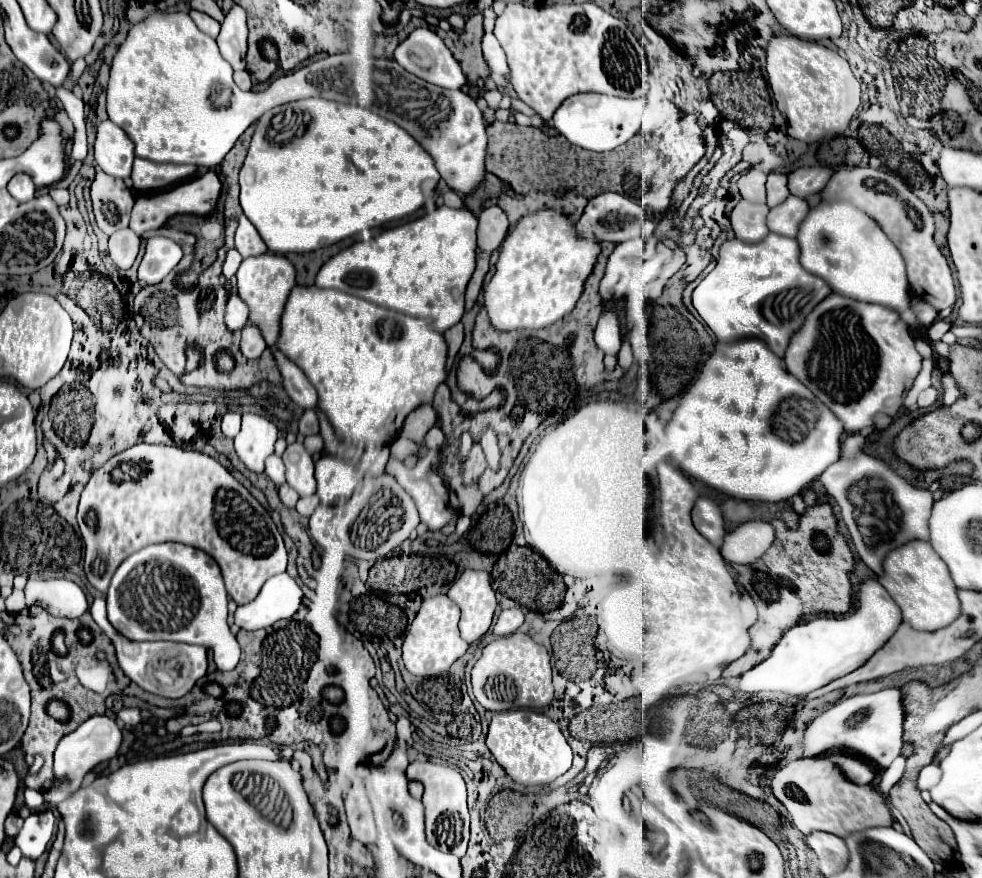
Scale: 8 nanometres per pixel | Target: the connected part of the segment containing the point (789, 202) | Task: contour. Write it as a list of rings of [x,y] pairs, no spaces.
[[[787,197],[781,205],[771,207],[767,215],[767,227],[769,231],[785,237],[797,237],[797,229],[801,221],[805,219],[805,213],[809,211],[809,205],[801,197]]]

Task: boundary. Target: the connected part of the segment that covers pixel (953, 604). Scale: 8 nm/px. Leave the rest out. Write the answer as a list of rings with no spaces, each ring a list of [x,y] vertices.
[[[909,541],[887,553],[883,561],[885,573],[879,577],[879,583],[891,593],[897,605],[903,611],[903,621],[909,623],[915,631],[937,631],[947,627],[955,617],[959,617],[959,599],[957,587],[949,575],[945,561],[933,551],[927,541]]]

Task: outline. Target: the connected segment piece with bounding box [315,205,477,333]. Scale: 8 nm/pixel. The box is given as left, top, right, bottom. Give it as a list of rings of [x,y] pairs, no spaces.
[[[443,205],[421,219],[403,223],[371,241],[359,241],[341,251],[321,267],[315,283],[319,287],[339,289],[417,319],[427,319],[437,333],[445,333],[449,327],[457,325],[465,313],[465,287],[475,271],[475,231],[477,219],[469,209],[451,209]]]

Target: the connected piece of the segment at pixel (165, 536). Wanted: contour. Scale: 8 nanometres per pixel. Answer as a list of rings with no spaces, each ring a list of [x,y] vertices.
[[[137,443],[111,457],[91,475],[89,483],[85,485],[77,523],[85,543],[85,575],[89,583],[101,593],[107,593],[109,581],[123,559],[147,545],[165,541],[185,543],[209,553],[219,563],[227,593],[237,605],[253,601],[259,595],[263,583],[269,577],[283,573],[287,567],[287,549],[271,515],[219,461],[199,451]]]

